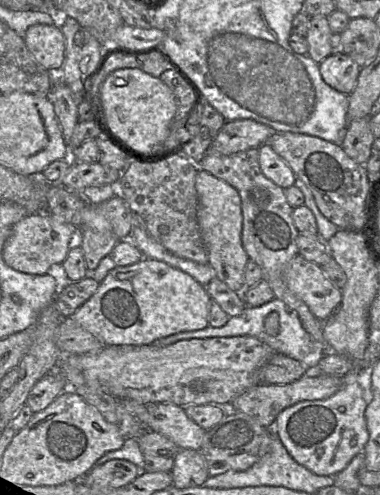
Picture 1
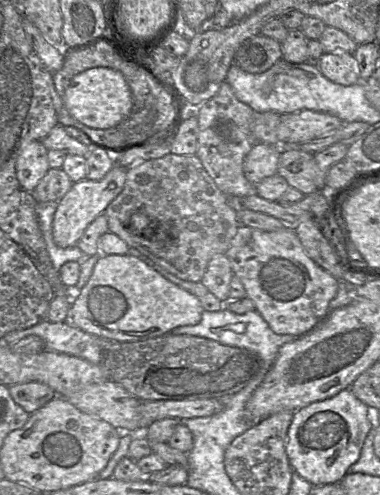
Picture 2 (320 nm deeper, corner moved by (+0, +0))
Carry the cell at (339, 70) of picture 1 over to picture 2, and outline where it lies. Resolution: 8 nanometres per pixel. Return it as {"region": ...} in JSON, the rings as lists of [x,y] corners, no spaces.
{"region":[[[324,53],[318,61],[318,67],[334,83],[350,86],[360,82],[360,69],[354,54]]]}

